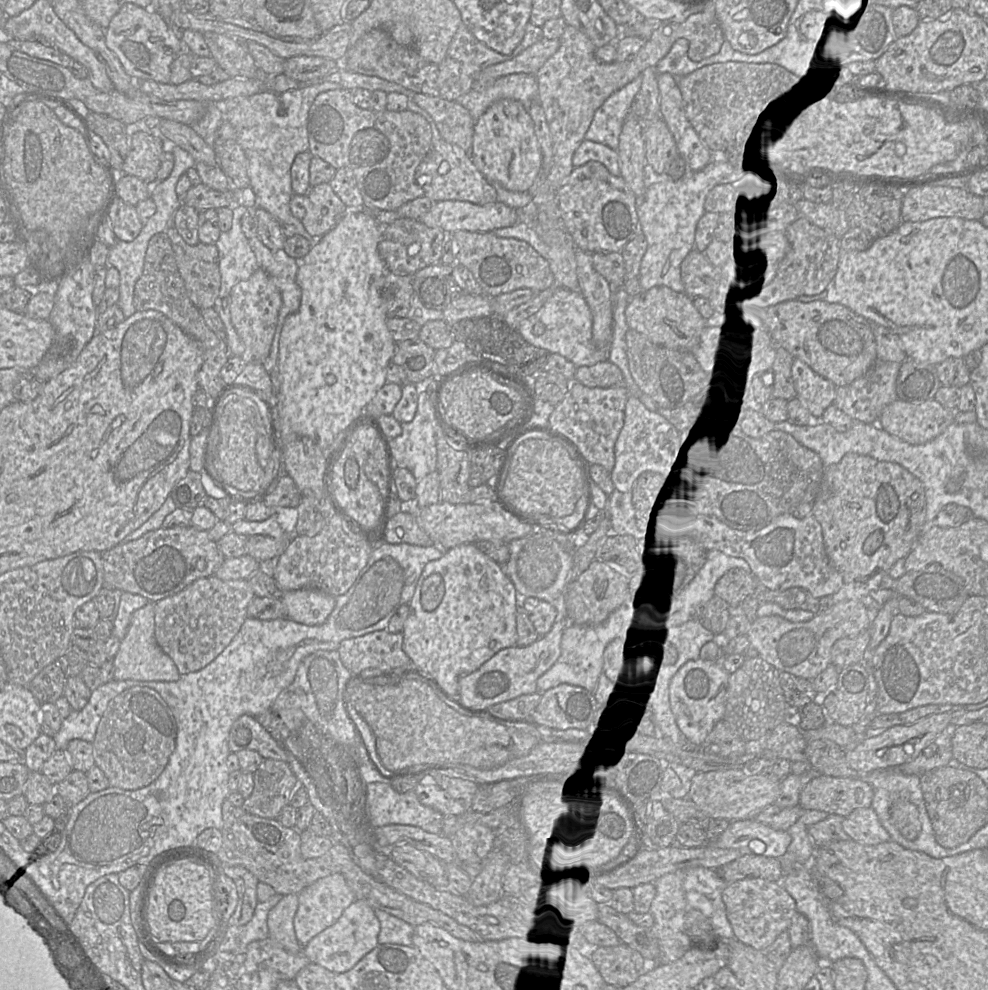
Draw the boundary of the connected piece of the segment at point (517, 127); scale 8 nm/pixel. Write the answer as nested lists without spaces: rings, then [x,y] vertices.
[[[500,99],[488,107],[474,125],[471,159],[488,181],[497,182],[510,191],[528,192],[542,168],[542,153],[524,104]]]

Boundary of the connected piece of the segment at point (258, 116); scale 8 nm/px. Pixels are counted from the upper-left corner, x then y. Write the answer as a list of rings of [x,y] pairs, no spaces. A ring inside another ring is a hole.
[[[323,81],[298,89],[291,89],[280,94],[275,92],[261,92],[250,97],[233,97],[220,100],[219,107],[223,113],[223,122],[229,122],[236,130],[236,142],[244,150],[249,162],[248,177],[250,186],[255,194],[254,208],[262,208],[269,212],[280,223],[288,223],[295,227],[297,234],[308,239],[310,246],[315,246],[321,237],[311,236],[290,210],[290,201],[294,195],[291,184],[291,166],[297,154],[309,151],[308,116],[315,98],[322,92],[343,88],[334,81]],[[279,109],[286,111],[285,116],[279,115]]]

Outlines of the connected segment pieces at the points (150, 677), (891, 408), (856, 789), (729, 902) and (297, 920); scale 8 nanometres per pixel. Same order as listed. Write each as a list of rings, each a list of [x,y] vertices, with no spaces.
[[[148,602],[136,610],[130,620],[125,637],[121,640],[114,662],[114,680],[162,681],[175,682],[180,673],[173,660],[164,653],[155,638],[155,603]]]
[[[900,399],[887,405],[877,424],[891,435],[913,445],[925,444],[955,422],[956,410],[950,410],[935,399],[911,403]]]
[[[817,775],[809,781],[799,796],[799,806],[805,810],[818,810],[826,812],[828,815],[848,816],[855,809],[871,807],[874,791],[872,786],[862,779],[838,778],[826,775]]]
[[[747,878],[728,883],[722,892],[726,915],[734,938],[756,950],[766,951],[775,939],[788,930],[796,915],[796,903],[779,882]]]
[[[339,873],[315,881],[303,889],[298,897],[299,907],[294,917],[294,930],[296,938],[302,946],[305,946],[316,935],[333,925],[343,911],[357,900],[344,876]]]

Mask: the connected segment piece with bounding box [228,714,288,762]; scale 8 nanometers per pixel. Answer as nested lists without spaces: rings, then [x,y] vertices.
[[[244,714],[234,721],[228,734],[228,748],[230,753],[252,750],[264,759],[288,762],[288,752],[253,715]]]

